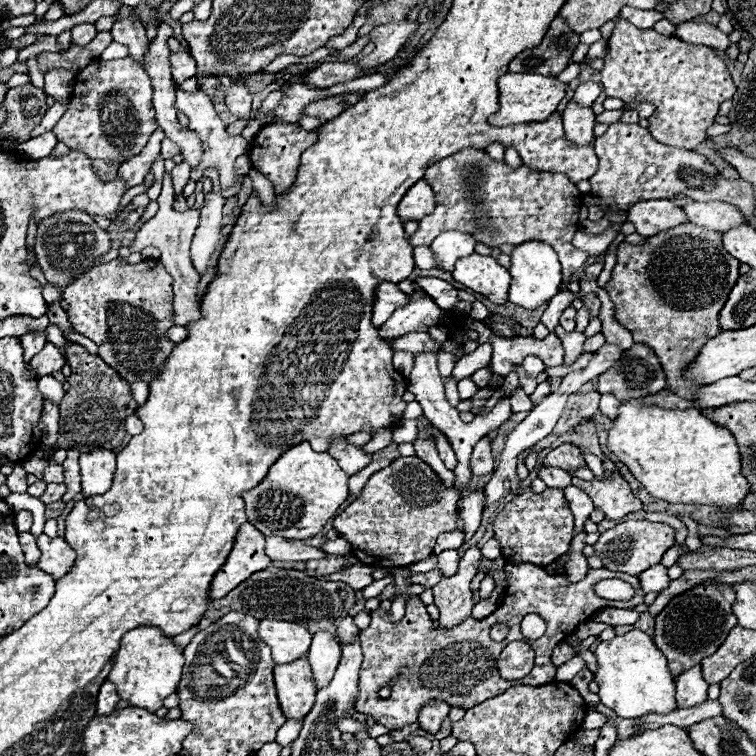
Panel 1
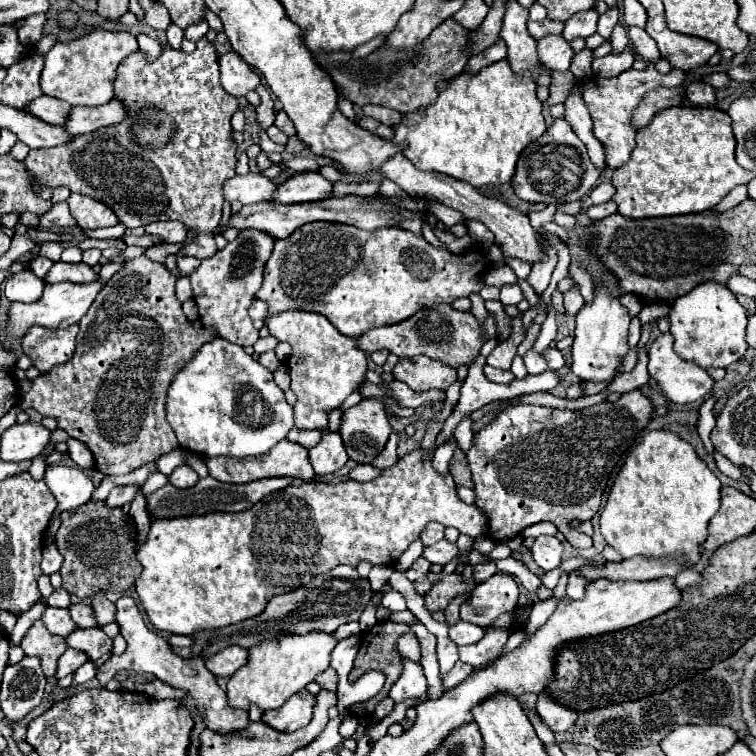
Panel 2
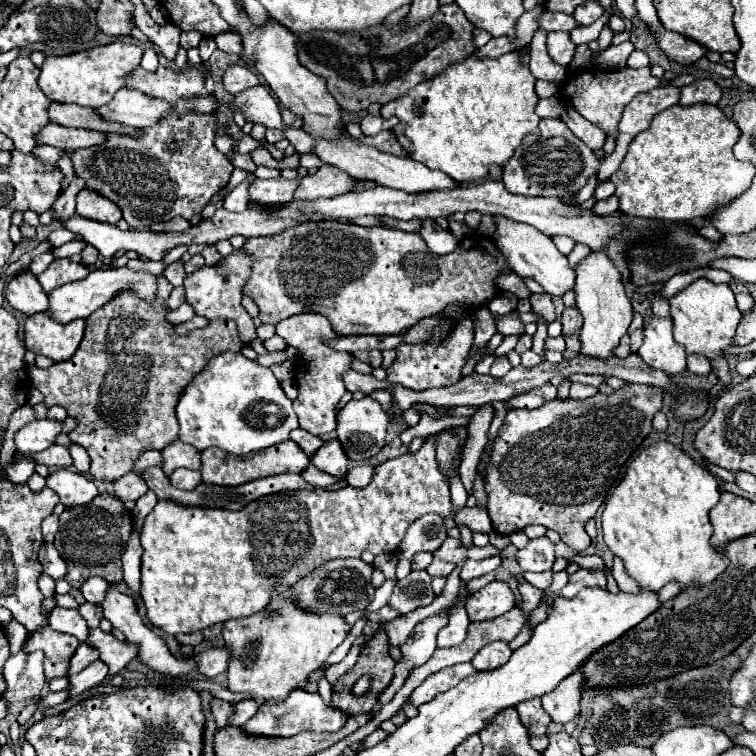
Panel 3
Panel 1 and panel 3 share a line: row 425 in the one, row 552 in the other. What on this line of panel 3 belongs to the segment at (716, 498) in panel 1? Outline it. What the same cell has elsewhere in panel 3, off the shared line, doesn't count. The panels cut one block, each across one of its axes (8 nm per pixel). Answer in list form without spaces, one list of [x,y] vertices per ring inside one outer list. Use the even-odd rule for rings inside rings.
[[[654,442],[632,460],[626,476],[608,498],[602,512],[604,542],[614,556],[622,558],[626,572],[638,582],[640,588],[660,590],[672,580],[678,580],[682,586],[708,584],[720,572],[724,572],[728,564],[728,560],[718,556],[718,550],[710,546],[712,524],[708,520],[708,512],[718,502],[718,498],[718,482],[708,470],[698,466],[684,450],[680,450],[672,442]]]

